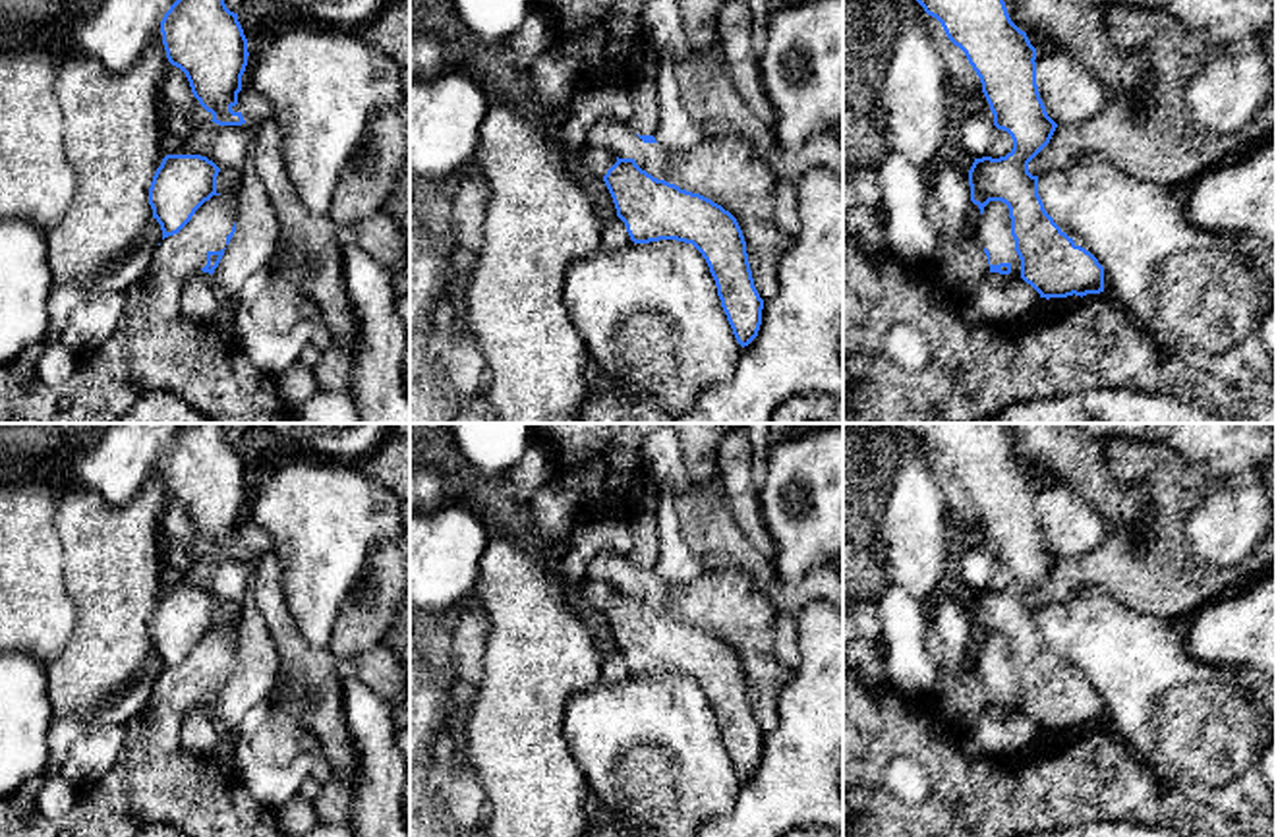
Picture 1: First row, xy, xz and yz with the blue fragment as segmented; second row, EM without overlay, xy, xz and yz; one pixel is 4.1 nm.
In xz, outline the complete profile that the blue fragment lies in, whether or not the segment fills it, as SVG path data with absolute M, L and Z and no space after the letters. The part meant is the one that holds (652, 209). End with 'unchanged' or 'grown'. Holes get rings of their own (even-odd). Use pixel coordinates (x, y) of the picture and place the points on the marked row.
M617 157L603 182L634 244L677 240L702 253L733 334L748 346L758 336L764 300L737 218L700 193L653 178L634 159Z; unchanged

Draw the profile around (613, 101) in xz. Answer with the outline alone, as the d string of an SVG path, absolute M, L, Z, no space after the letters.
M630 85L578 89L566 114L553 124L555 143L566 157L586 147L586 135L601 118L628 122L632 116Z

